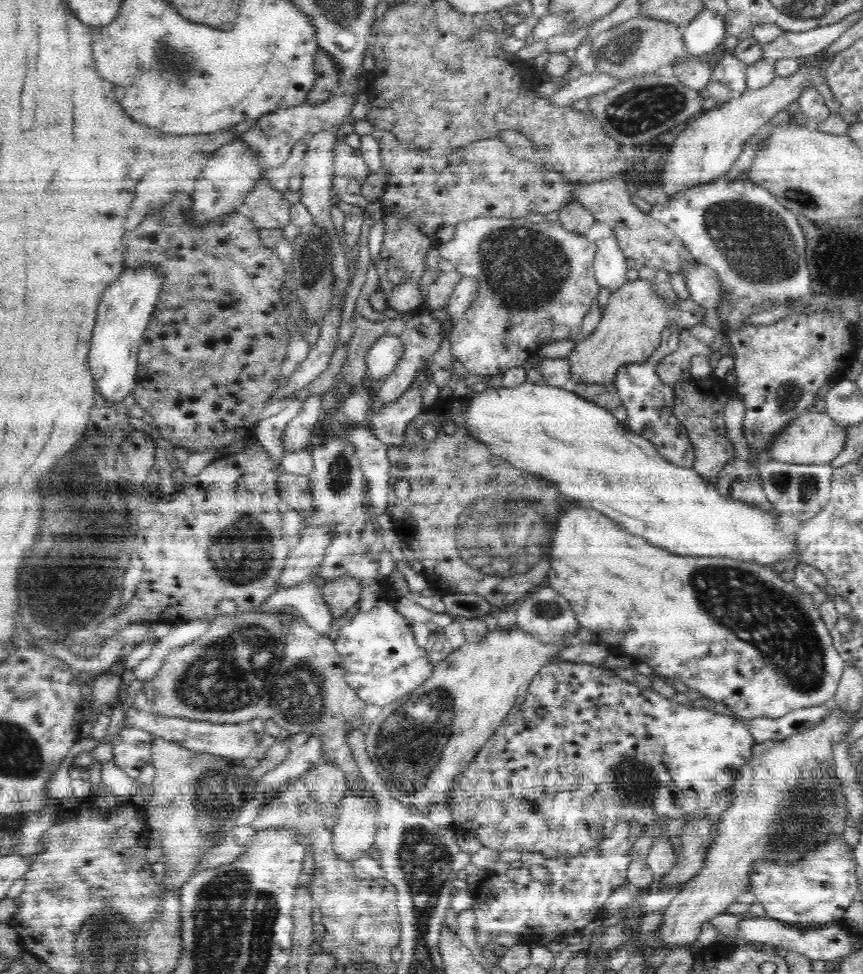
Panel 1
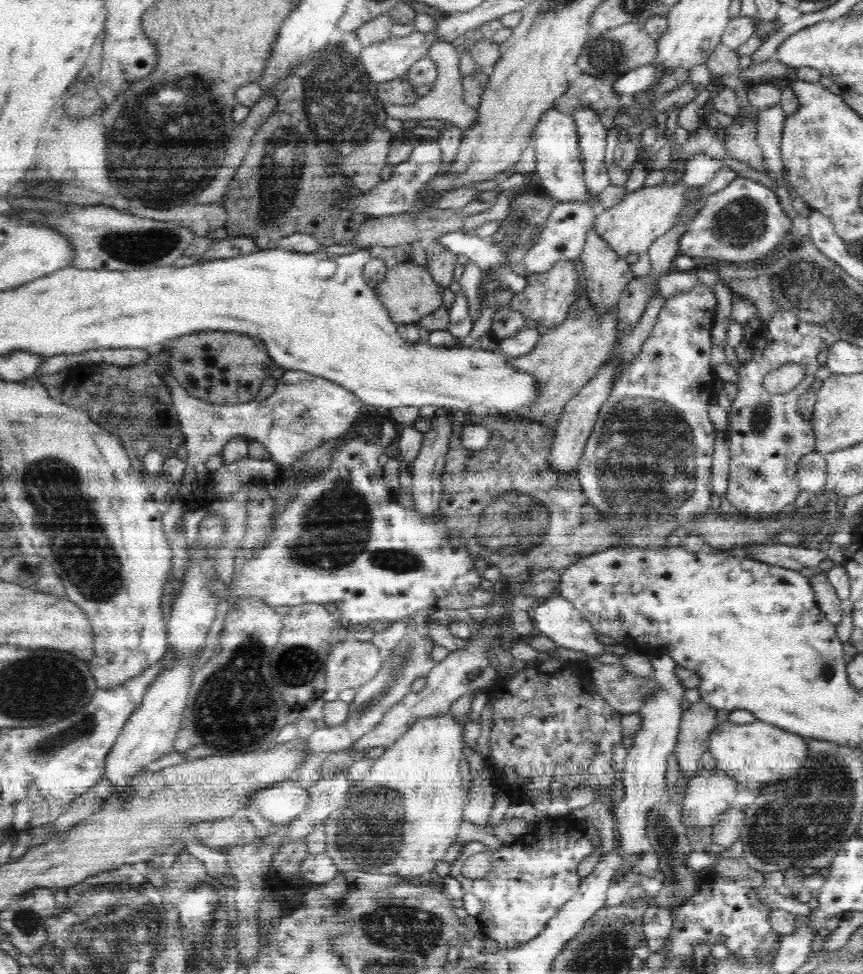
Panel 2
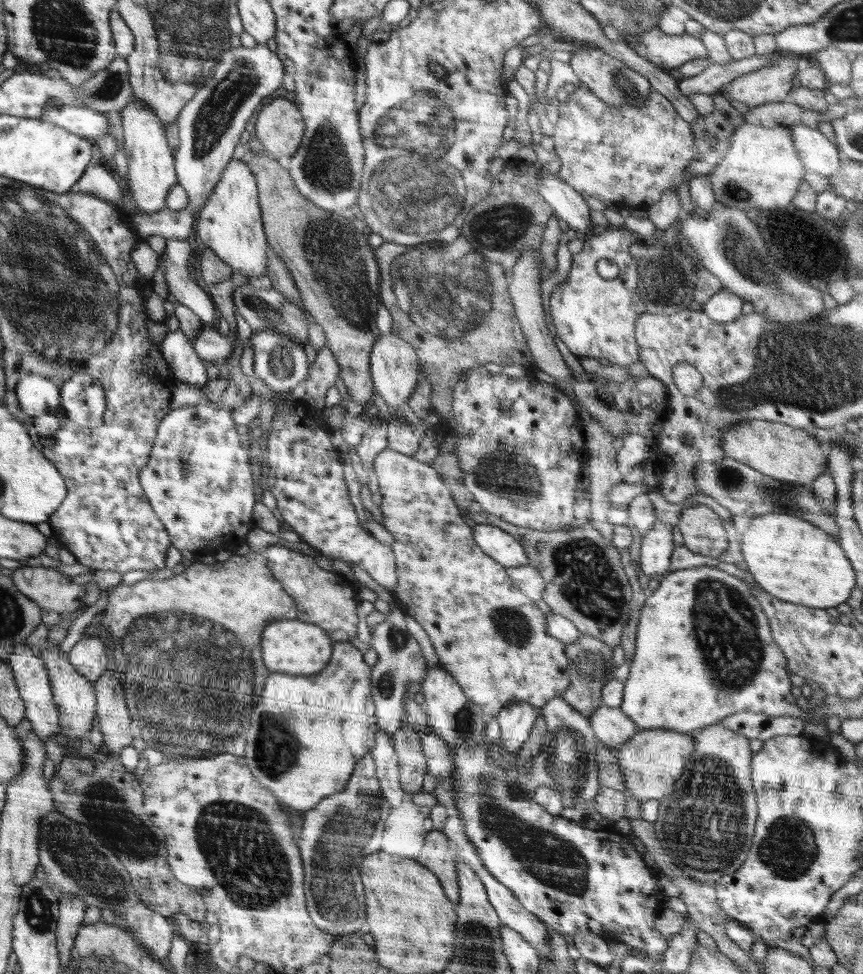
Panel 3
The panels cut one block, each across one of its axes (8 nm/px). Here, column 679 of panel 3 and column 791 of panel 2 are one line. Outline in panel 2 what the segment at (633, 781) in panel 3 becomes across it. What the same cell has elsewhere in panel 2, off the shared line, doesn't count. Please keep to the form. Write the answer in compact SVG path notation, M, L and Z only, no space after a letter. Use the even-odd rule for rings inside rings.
M758 720L741 725L730 721L716 725L708 736L708 750L712 752L720 771L725 771L740 784L748 784L748 788L797 776L808 760L805 737Z

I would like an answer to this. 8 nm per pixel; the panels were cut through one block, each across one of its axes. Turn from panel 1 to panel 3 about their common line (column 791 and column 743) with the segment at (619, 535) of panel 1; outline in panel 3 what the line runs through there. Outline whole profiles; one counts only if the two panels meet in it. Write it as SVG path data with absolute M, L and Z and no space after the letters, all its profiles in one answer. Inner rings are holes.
M700 566L699 568L686 568L668 573L660 580L660 586L652 592L652 596L646 600L646 605L640 607L640 617L635 637L635 655L631 662L630 672L623 688L623 700L620 704L621 712L630 717L636 728L648 729L672 729L680 733L691 733L692 730L719 724L723 718L736 713L764 713L775 717L795 717L803 721L810 720L809 712L804 705L792 695L793 676L786 667L786 657L782 648L776 645L771 635L769 621L764 614L761 605L751 594L749 586L742 580L730 576L726 572L713 568L713 566Z

